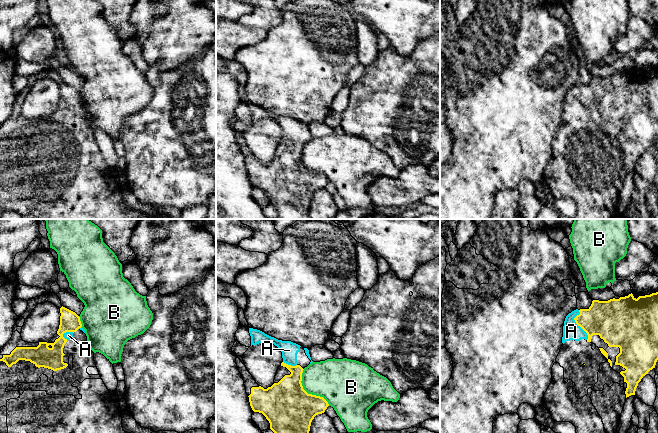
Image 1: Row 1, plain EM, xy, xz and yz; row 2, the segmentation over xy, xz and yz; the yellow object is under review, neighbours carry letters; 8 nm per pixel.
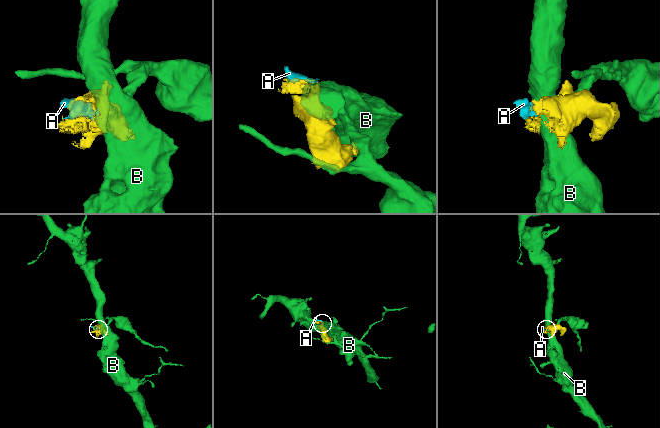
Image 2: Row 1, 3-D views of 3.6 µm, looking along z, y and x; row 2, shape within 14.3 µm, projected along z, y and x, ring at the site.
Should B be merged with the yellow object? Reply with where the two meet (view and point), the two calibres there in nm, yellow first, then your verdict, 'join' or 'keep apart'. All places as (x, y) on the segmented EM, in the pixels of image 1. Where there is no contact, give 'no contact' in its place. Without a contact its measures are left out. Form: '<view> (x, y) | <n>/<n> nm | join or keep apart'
xz (306, 392) | 380/340 nm | keep apart

